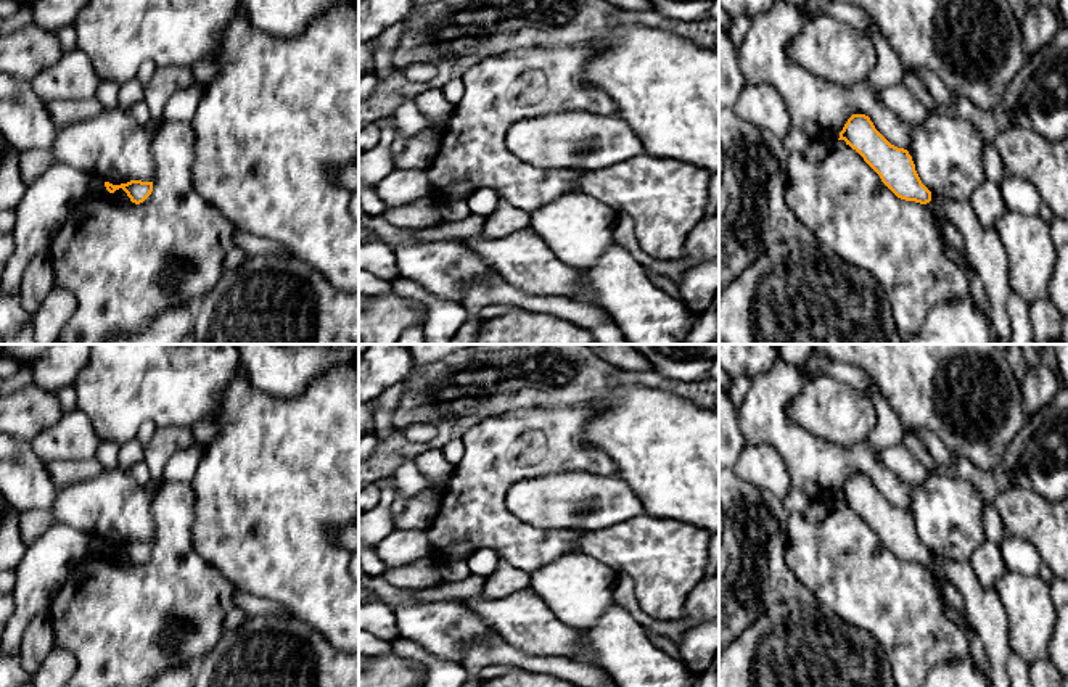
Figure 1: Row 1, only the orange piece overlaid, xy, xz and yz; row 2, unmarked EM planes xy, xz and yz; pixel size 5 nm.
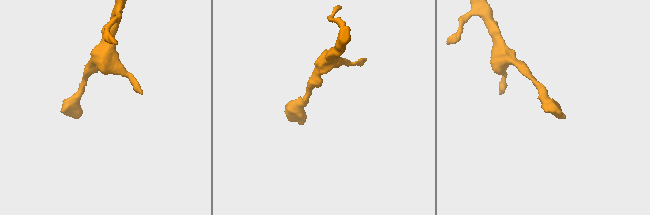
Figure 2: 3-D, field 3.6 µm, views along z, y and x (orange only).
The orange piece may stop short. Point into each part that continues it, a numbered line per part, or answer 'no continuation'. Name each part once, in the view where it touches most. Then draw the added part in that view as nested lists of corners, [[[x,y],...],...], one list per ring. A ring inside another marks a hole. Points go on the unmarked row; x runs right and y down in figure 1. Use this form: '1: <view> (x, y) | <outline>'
1: yz (983, 610) | [[[931,553],[926,566],[955,586],[963,597],[963,616],[983,642],[981,653],[989,664],[992,687],[1010,687],[1007,661],[1012,655],[1008,644],[1008,618],[996,590],[986,590],[976,579],[968,562],[957,562]]]

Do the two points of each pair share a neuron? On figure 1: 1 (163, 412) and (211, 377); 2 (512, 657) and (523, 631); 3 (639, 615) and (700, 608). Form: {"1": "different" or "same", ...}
{"1": "same", "2": "different", "3": "same"}

